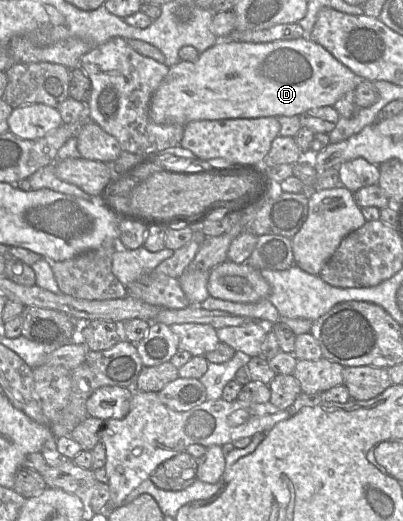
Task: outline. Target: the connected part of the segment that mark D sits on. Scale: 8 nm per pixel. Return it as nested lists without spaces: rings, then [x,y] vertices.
[[[302,37],[292,40],[277,40],[266,43],[252,43],[232,41],[229,39],[221,39],[214,46],[200,53],[199,58],[194,61],[181,60],[177,64],[169,67],[169,72],[164,78],[156,92],[154,93],[149,107],[150,119],[160,125],[182,125],[186,126],[192,121],[199,120],[220,120],[235,118],[259,118],[267,116],[300,116],[304,112],[323,106],[334,106],[334,104],[343,97],[347,92],[354,91],[363,78],[356,75],[352,70],[346,67],[338,59],[336,59],[323,46],[316,43],[309,37]]]

